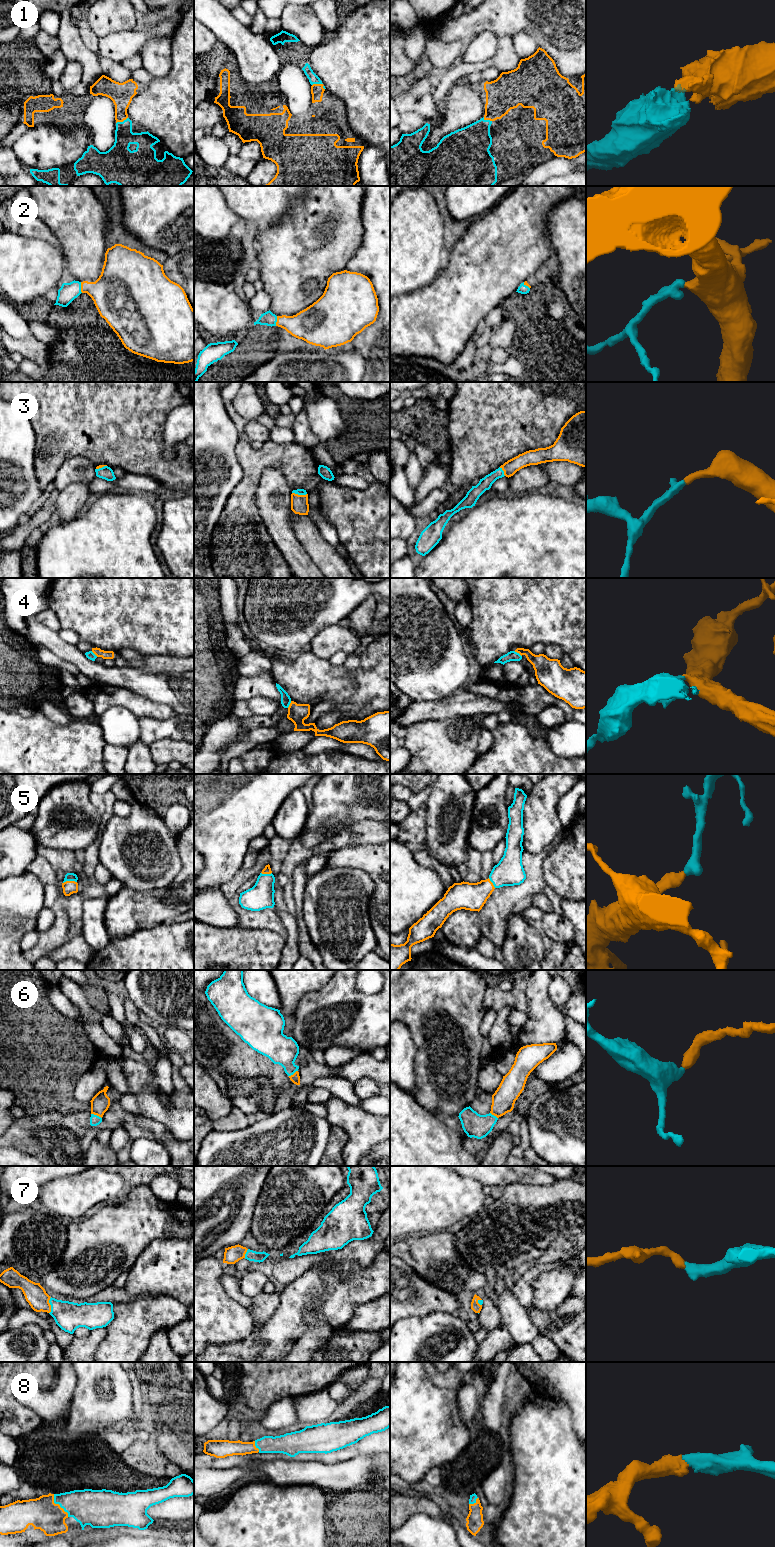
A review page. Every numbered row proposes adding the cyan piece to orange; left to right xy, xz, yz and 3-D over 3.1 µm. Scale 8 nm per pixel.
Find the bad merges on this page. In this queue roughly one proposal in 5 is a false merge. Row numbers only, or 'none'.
4

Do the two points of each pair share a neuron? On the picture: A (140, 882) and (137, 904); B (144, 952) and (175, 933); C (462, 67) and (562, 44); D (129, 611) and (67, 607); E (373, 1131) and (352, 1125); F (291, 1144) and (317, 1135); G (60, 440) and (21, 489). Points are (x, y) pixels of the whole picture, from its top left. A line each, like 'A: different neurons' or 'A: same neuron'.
A: different neurons
B: same neuron
C: different neurons
D: same neuron
E: same neuron
F: same neuron
G: different neurons

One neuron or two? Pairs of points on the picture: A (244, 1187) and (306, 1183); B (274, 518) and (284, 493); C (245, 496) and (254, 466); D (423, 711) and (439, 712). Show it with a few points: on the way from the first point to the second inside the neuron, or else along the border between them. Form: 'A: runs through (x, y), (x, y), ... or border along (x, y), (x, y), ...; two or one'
A: border along (266, 1176), (254, 1208); two
B: runs through (274, 512), (274, 503), (278, 499); one
C: runs through (246, 489), (252, 473); one
D: runs through (427, 711), (435, 711); one

